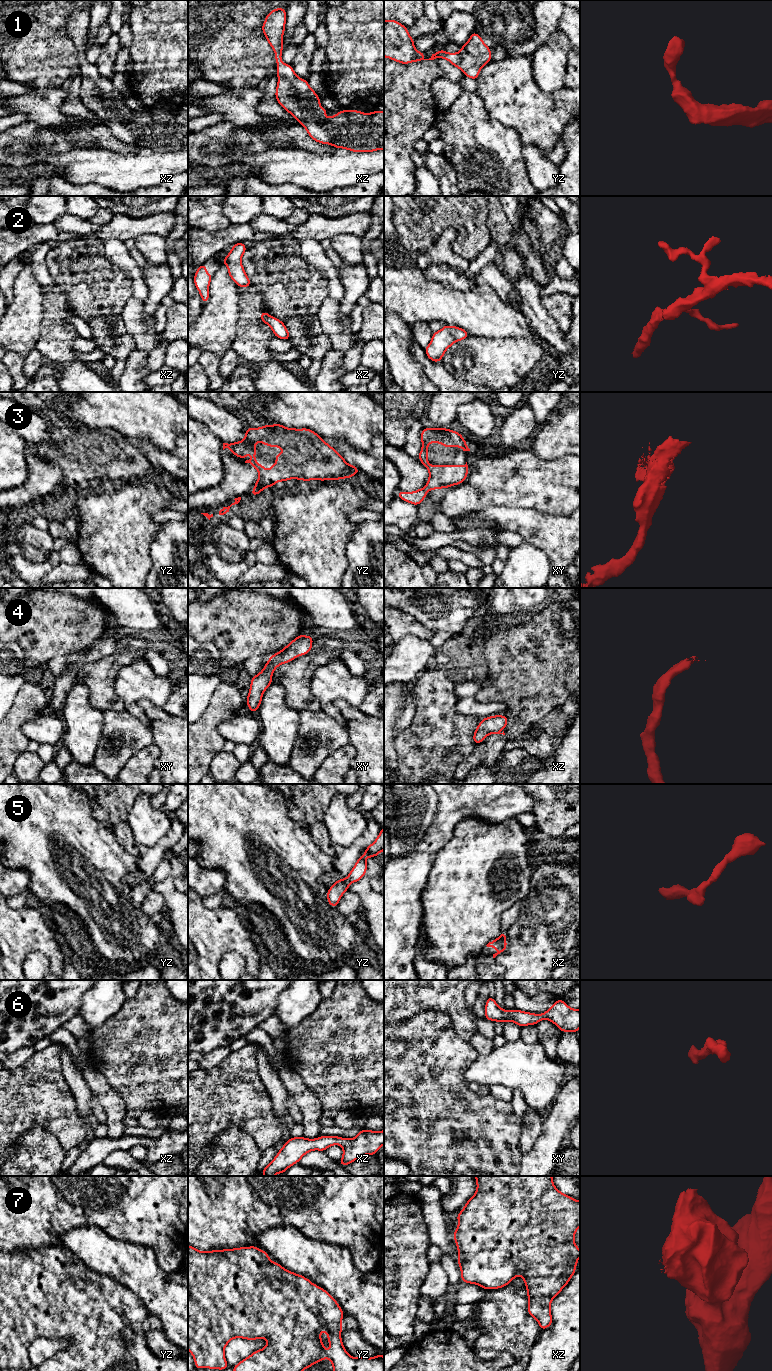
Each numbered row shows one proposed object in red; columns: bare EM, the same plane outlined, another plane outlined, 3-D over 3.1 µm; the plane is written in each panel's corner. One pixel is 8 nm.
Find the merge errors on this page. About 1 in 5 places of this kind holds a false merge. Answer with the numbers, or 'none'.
3, 4

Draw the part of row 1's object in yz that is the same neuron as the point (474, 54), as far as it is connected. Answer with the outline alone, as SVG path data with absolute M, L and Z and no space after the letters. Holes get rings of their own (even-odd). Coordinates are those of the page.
M394 19L384 20L384 57L392 59L401 64L411 62L434 60L436 58L447 59L452 65L459 68L466 77L476 80L482 67L491 62L491 49L483 42L481 36L473 32L469 40L462 45L462 49L457 53L448 53L444 50L438 50L432 54L429 59L424 58L424 52L415 49L414 39L409 35L408 28Z

